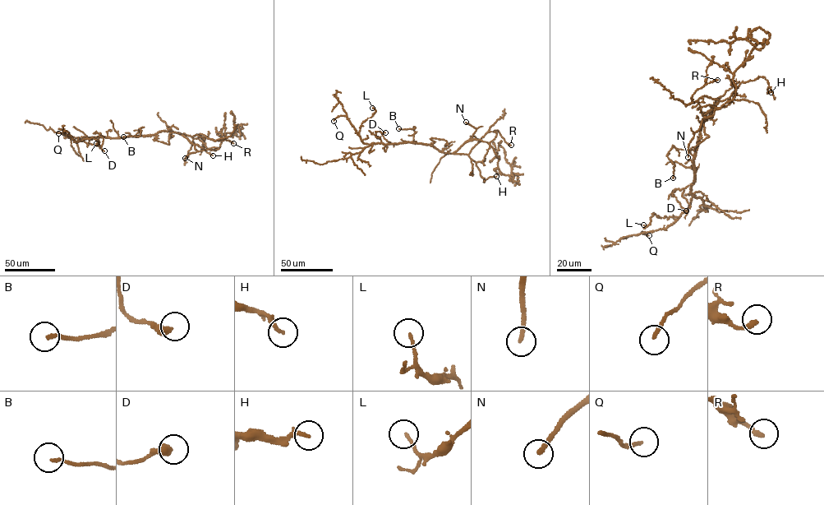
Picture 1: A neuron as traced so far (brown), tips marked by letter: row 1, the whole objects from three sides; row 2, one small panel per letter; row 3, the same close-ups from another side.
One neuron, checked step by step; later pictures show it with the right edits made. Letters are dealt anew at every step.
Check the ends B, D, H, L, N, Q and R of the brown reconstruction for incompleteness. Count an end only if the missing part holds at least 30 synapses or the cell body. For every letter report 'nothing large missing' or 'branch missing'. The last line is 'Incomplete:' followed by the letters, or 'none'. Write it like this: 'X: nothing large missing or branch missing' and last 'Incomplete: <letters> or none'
B: nothing large missing
D: nothing large missing
H: nothing large missing
L: nothing large missing
N: branch missing
Q: nothing large missing
R: nothing large missing
Incomplete: N

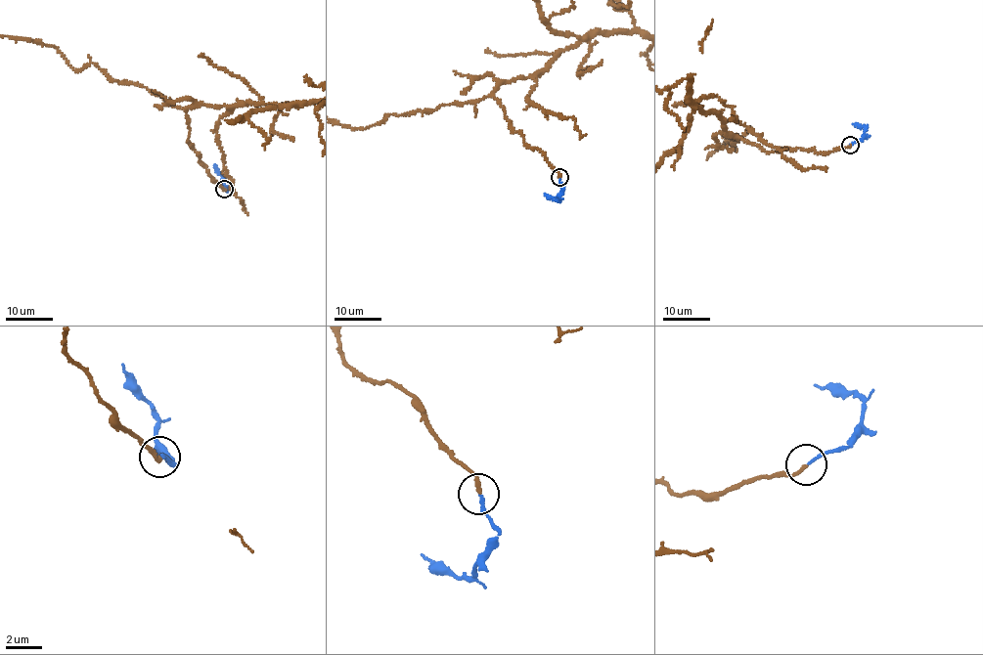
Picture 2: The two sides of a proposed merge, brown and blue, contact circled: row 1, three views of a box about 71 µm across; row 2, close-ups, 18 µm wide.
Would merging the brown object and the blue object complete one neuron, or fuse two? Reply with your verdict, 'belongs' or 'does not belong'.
belongs

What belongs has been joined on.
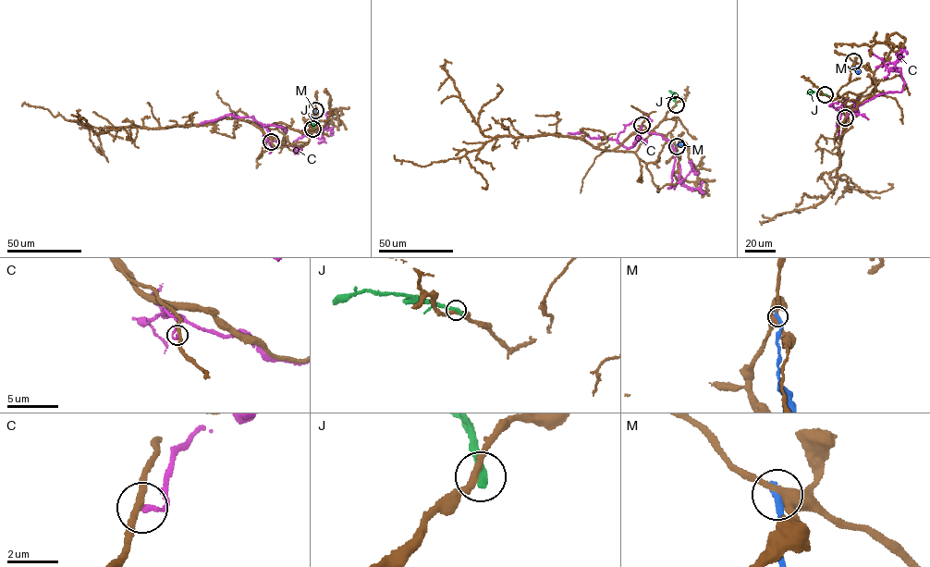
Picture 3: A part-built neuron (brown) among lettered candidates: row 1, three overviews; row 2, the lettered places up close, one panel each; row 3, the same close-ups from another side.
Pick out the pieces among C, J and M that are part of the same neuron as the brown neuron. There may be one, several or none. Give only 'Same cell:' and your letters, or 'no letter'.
Same cell: no letter

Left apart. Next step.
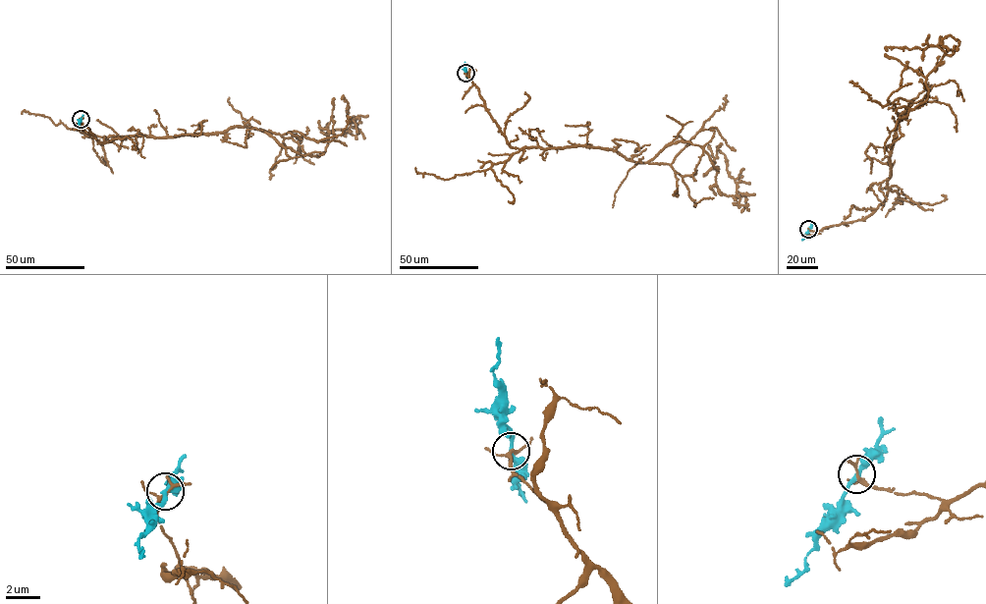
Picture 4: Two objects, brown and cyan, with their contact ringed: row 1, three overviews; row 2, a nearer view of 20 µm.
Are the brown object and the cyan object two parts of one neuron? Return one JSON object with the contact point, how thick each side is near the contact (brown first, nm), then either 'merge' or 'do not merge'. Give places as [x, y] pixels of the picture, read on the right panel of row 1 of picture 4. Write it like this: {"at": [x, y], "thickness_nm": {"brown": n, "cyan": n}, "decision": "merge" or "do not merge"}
{"at": [808, 229], "thickness_nm": {"brown": 170, "cyan": 260}, "decision": "merge"}

